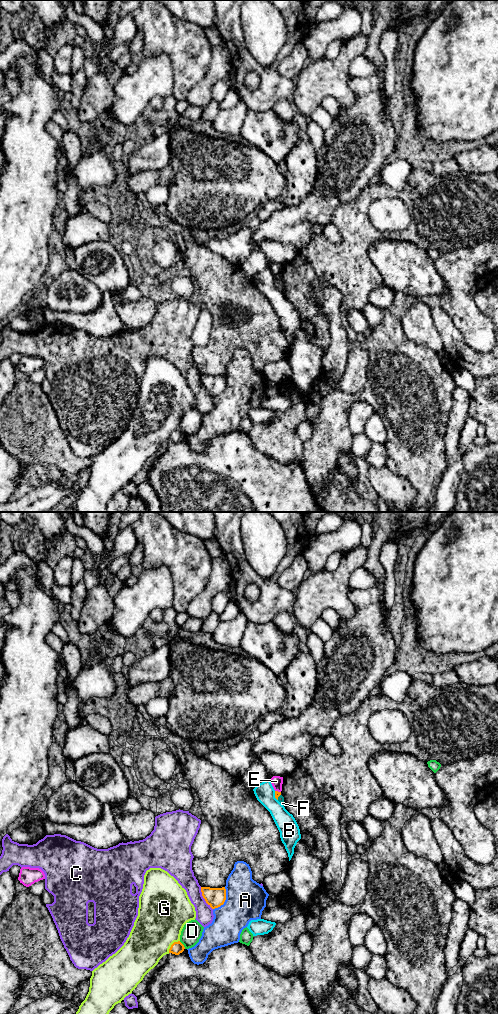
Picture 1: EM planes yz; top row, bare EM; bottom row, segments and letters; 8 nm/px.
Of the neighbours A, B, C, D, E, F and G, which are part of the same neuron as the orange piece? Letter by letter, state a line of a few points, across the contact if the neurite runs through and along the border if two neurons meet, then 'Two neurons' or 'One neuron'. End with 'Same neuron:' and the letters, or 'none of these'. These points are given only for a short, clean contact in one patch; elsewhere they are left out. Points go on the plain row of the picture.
A: Two neurons
B: Two neurons
C: Two neurons
D: Two neurons
E: Two neurons
F: Line: yz (277, 282), (278, 284), (281, 287). One neuron
G: Two neurons
Same neuron: F

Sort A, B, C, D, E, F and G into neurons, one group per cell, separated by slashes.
A / B / C / D / E / F / G

